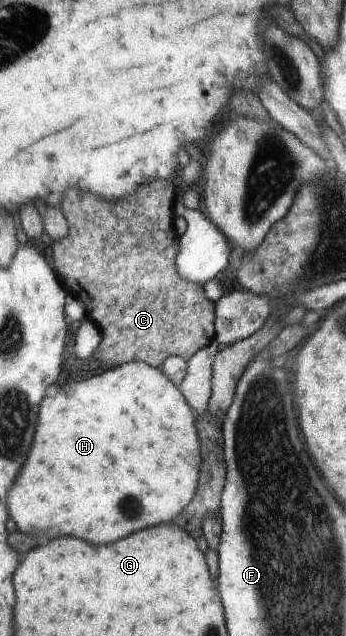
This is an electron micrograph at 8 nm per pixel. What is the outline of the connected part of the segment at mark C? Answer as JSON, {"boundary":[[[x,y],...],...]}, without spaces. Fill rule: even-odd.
{"boundary":[[[159,179],[143,185],[133,196],[115,202],[115,206],[113,202],[83,190],[69,190],[63,198],[63,212],[70,233],[67,238],[54,243],[53,266],[56,266],[63,286],[87,303],[86,314],[103,335],[93,357],[105,366],[118,367],[141,361],[160,369],[169,356],[179,355],[188,361],[215,339],[216,301],[207,300],[203,285],[185,280],[176,267],[180,250],[175,210],[178,196],[173,182]]]}

